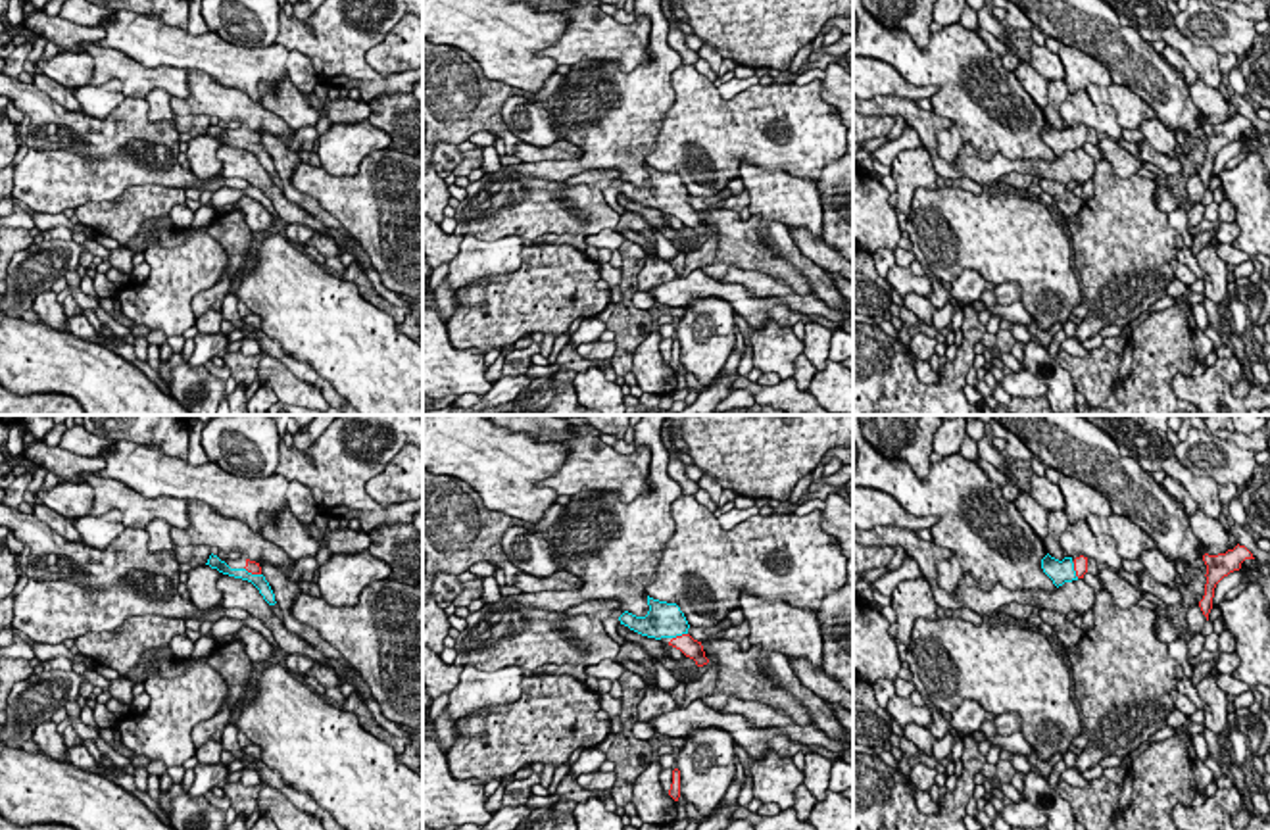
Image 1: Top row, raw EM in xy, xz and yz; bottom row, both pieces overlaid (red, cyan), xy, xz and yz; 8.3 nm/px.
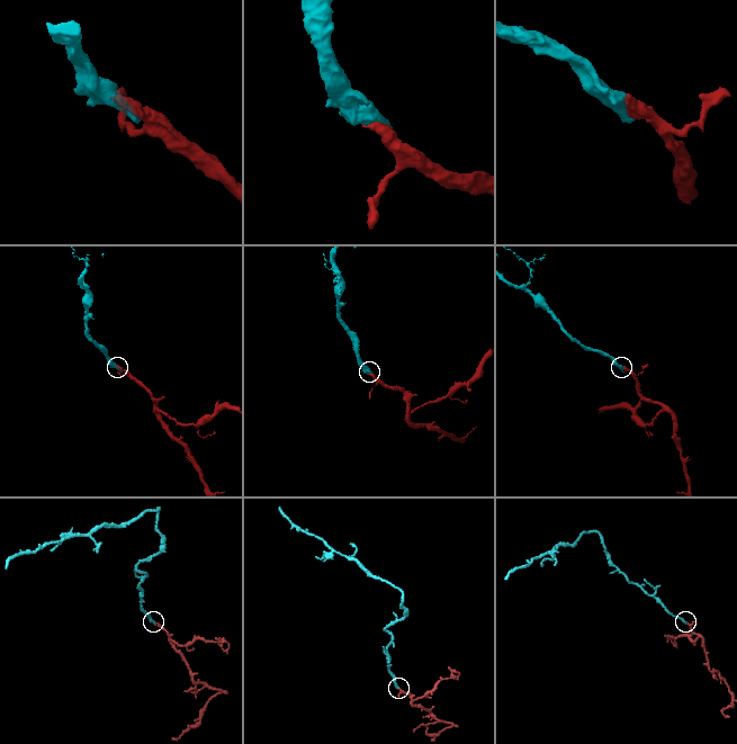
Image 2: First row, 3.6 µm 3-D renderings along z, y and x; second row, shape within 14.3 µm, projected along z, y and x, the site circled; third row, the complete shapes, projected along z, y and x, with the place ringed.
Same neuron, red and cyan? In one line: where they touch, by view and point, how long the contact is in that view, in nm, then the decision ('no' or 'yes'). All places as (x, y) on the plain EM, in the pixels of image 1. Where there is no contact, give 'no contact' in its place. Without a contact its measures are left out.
xz (679, 206) | 140 nm | yes

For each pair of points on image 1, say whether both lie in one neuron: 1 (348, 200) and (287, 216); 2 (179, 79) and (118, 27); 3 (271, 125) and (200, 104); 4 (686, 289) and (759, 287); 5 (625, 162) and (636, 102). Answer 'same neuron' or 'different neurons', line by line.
1: different neurons
2: different neurons
3: same neuron
4: different neurons
5: same neuron

